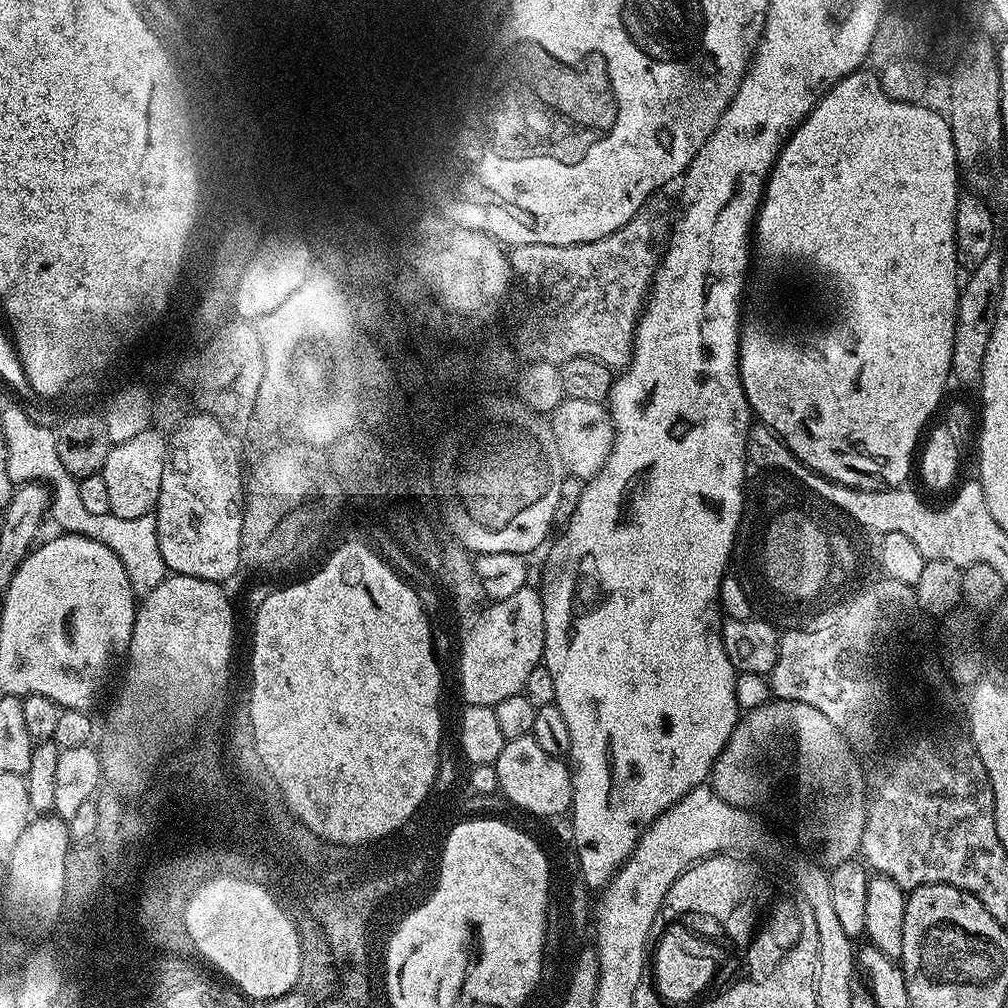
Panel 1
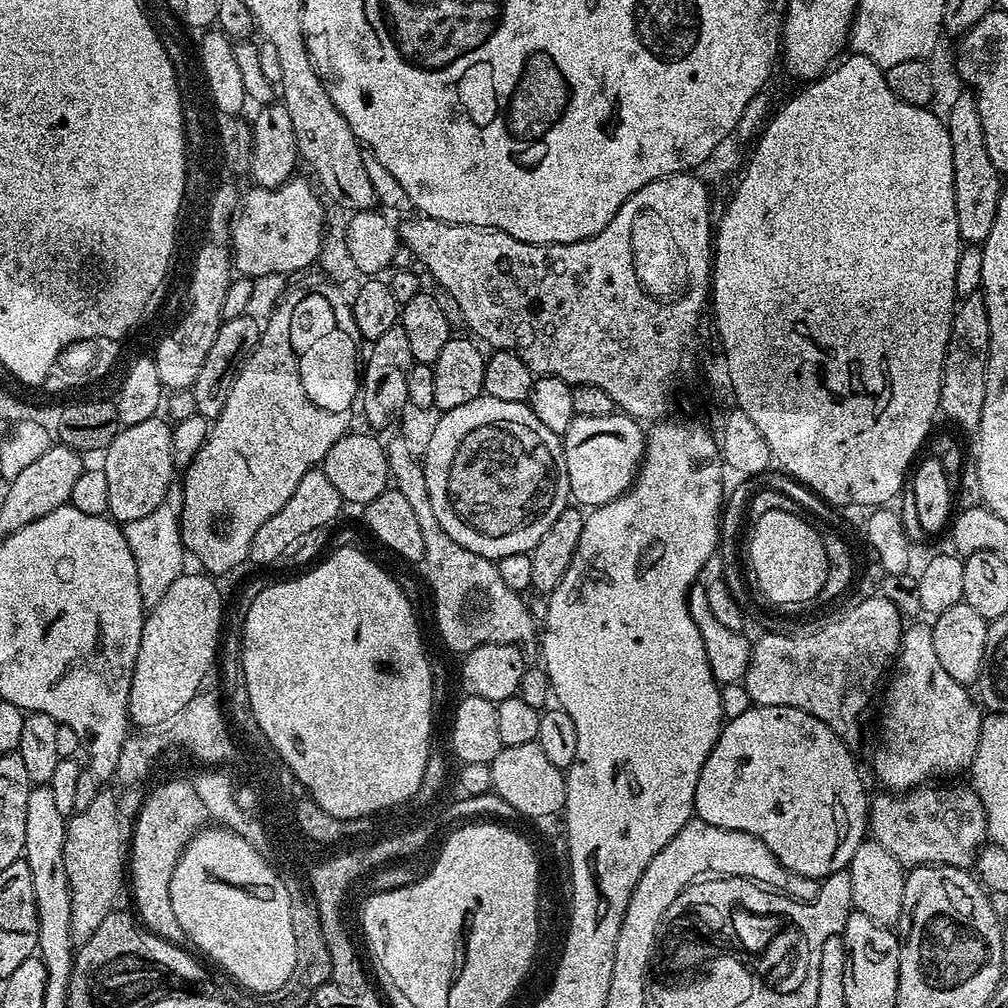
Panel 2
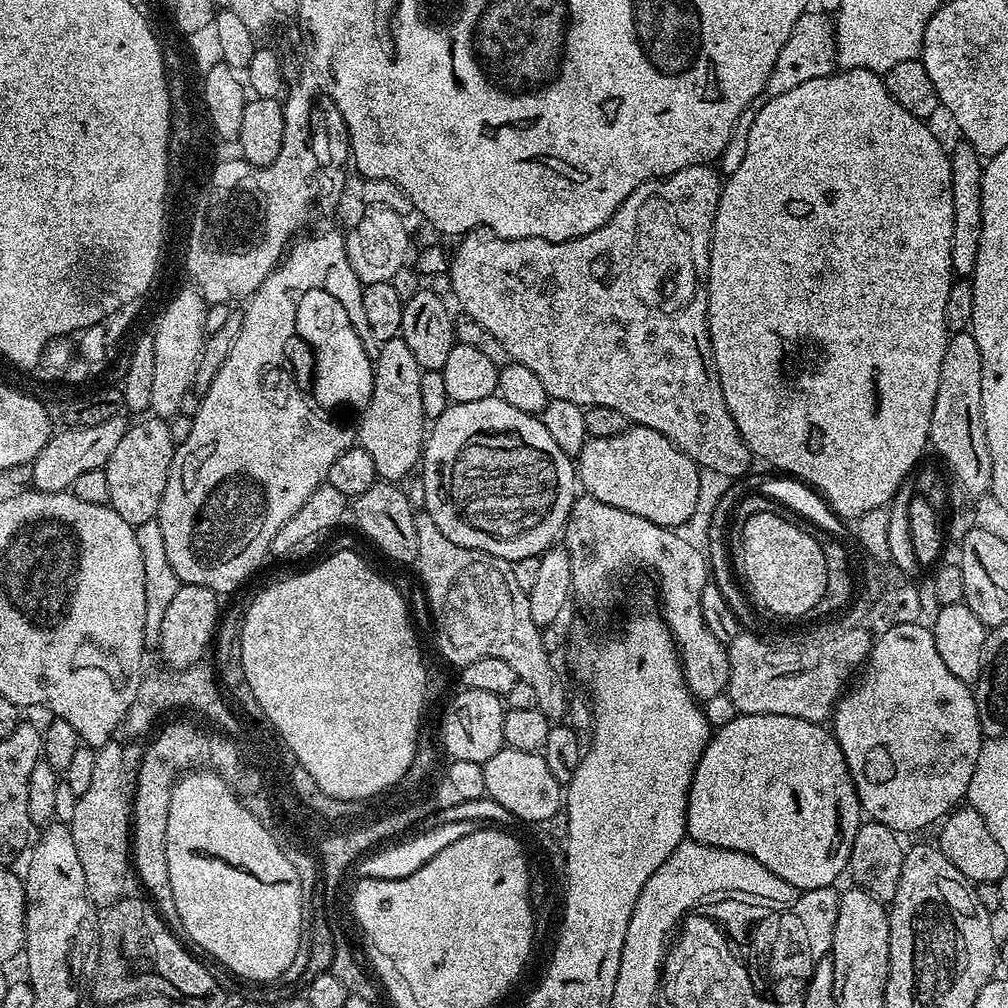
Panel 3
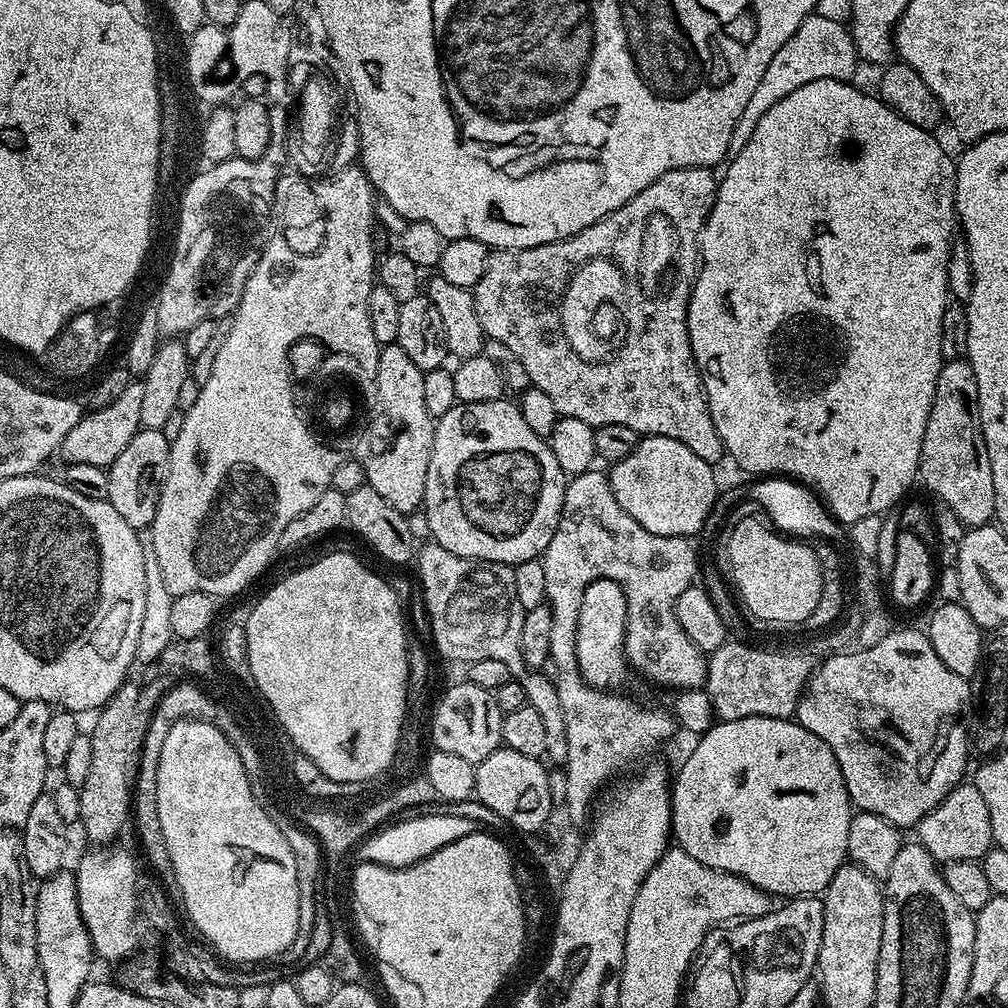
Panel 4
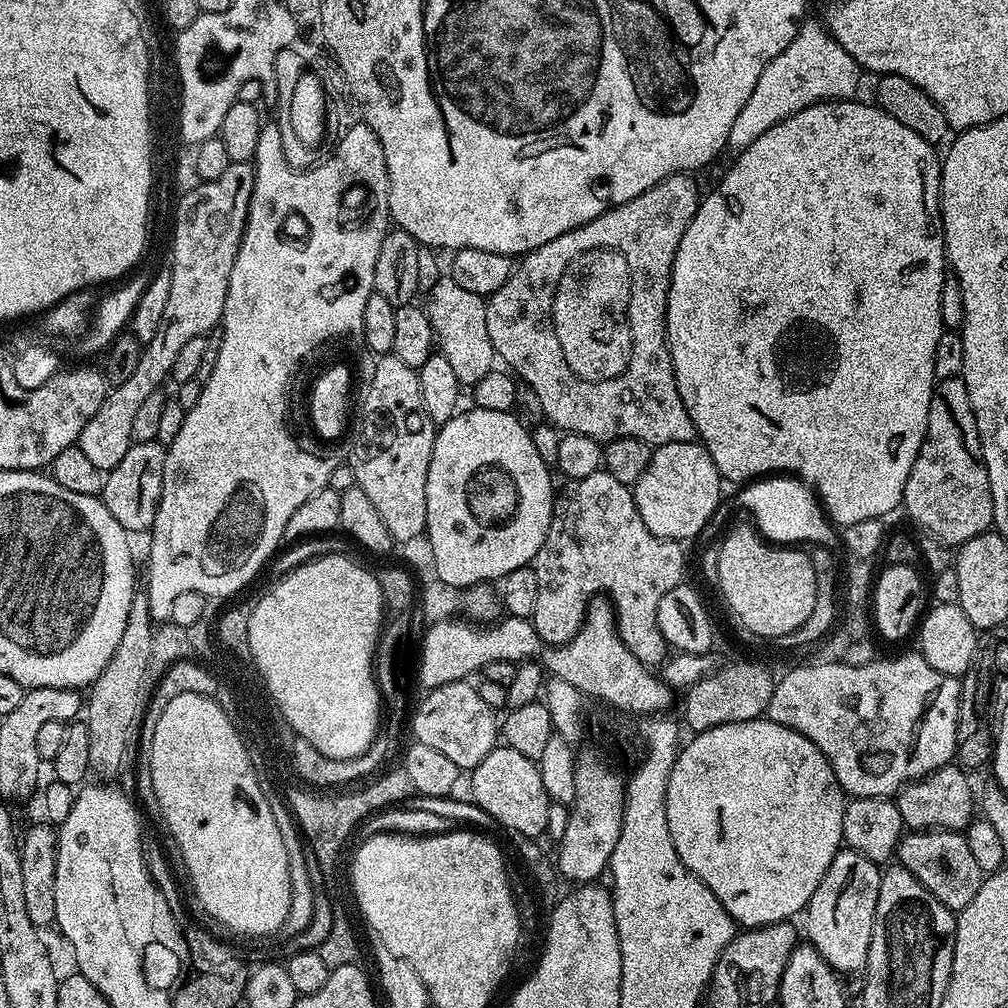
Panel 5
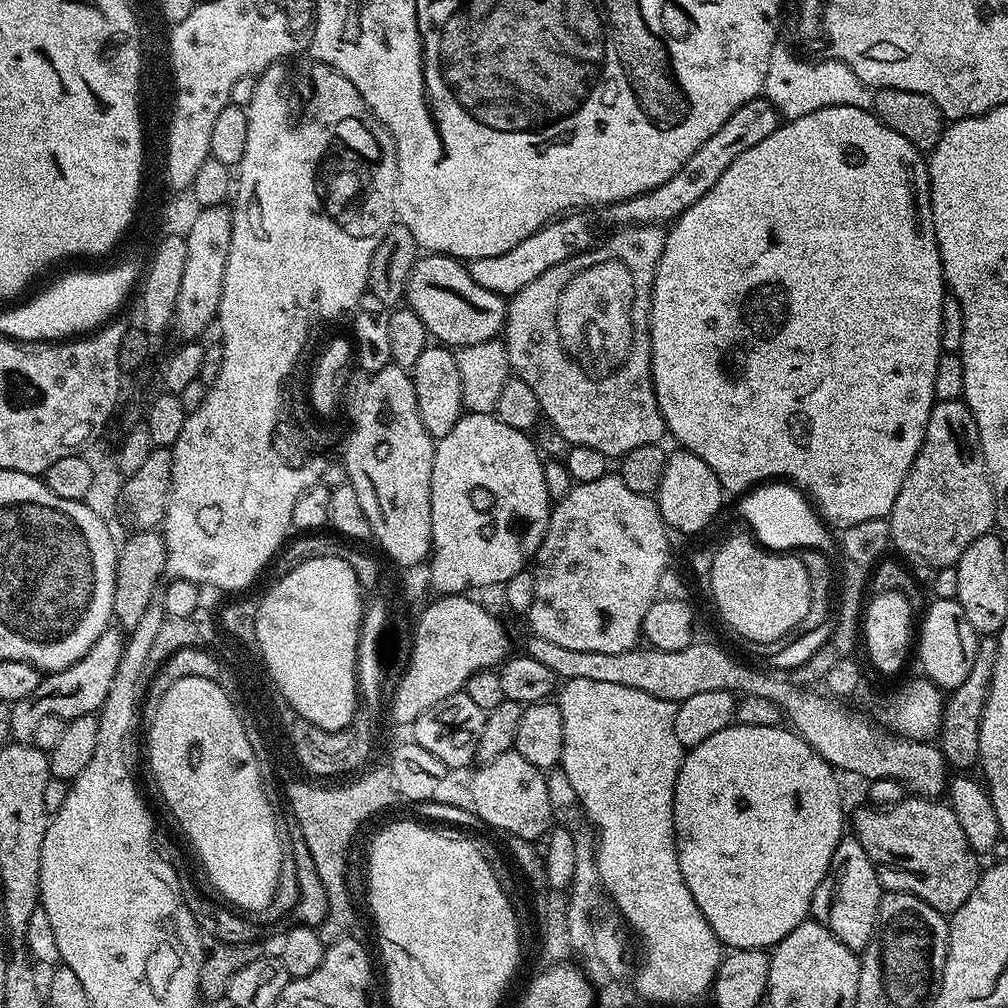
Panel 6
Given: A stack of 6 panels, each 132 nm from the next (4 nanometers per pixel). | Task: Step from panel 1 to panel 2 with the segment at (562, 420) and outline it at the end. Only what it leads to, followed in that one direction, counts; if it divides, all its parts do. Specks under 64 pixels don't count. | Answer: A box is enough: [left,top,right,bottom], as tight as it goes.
[562,414,646,510]

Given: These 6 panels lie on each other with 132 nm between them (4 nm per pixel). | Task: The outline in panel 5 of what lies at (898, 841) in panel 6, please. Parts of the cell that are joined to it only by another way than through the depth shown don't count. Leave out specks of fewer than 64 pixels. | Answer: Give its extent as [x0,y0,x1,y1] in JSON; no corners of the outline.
[899,831,982,914]

